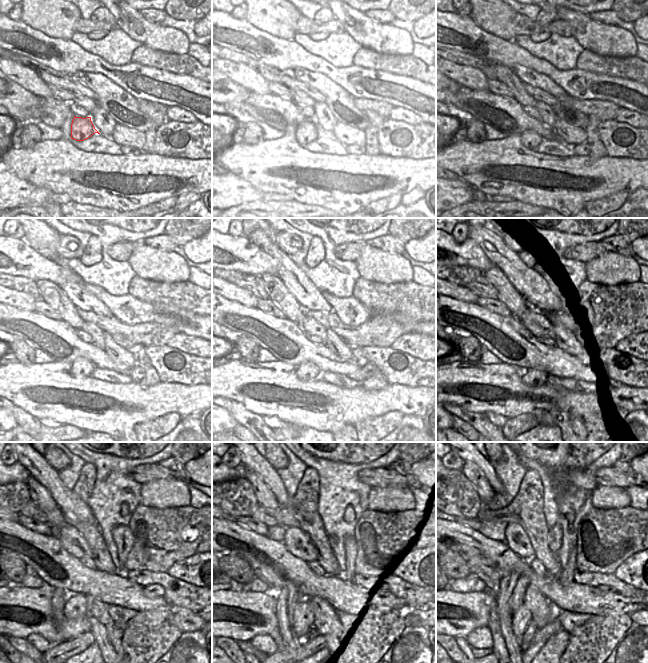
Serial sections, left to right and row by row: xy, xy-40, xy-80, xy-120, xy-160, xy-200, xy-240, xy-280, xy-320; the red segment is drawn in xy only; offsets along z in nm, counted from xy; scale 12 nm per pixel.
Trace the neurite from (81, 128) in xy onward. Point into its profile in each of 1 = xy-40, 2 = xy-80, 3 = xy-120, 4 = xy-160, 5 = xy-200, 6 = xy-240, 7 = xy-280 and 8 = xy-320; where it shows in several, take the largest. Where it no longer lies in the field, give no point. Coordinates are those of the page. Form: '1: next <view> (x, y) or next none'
1: next xy-40 (308, 131)
2: next xy-80 (530, 139)
3: next xy-120 (81, 367)
4: next xy-160 (307, 371)
5: next xy-200 (530, 377)
6: next xy-240 (79, 605)
7: next xy-280 (305, 614)
8: next xy-320 (521, 619)

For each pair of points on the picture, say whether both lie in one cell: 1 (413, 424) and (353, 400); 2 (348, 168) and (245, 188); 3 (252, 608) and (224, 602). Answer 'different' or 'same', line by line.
1: different
2: different
3: same

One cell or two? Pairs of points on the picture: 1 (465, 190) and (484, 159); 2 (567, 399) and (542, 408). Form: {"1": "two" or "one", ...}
{"1": "two", "2": "one"}

